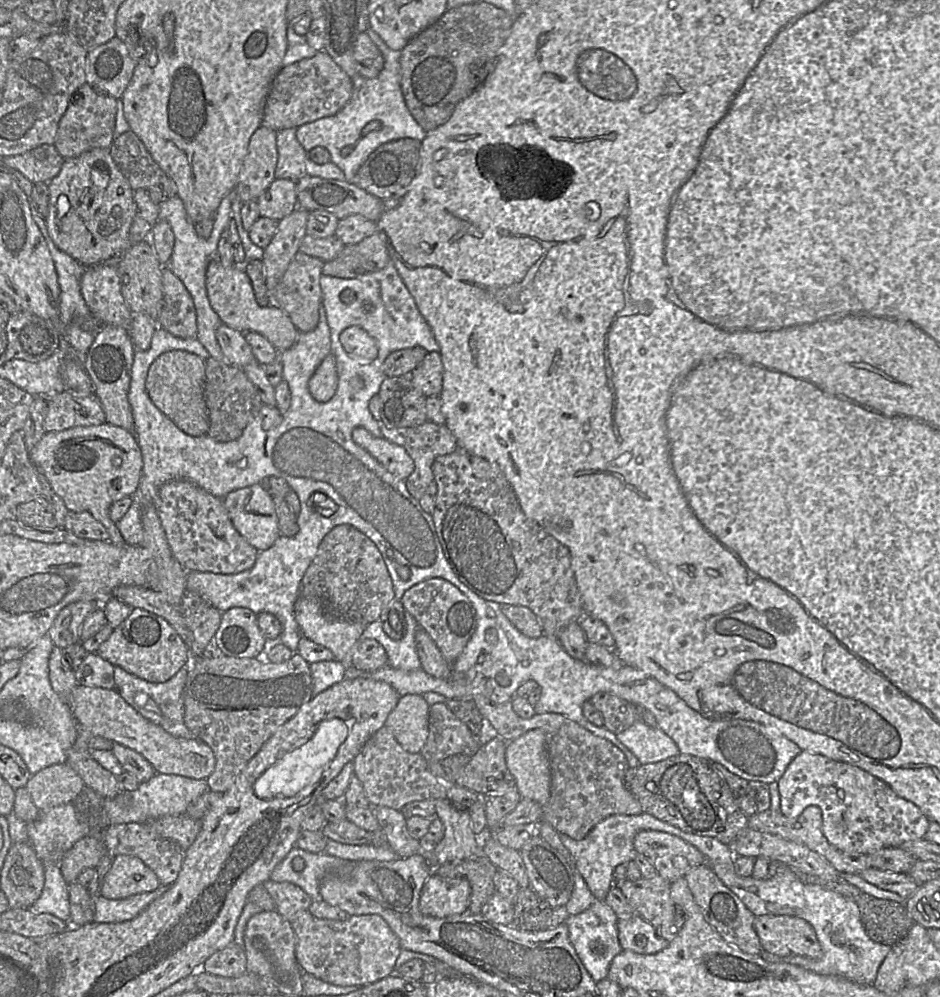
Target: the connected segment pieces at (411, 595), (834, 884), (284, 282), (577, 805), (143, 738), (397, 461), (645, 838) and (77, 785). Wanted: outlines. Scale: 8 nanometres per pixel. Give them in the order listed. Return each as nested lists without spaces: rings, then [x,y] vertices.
[[[431,578],[409,588],[401,600],[404,608],[433,639],[445,661],[452,666],[477,629],[477,615],[470,600],[452,583]]]
[[[797,870],[795,871],[803,882],[808,884],[817,884],[825,889],[835,891],[843,895],[844,897],[848,898],[849,900],[855,902],[856,904],[858,904],[864,913],[863,923],[866,933],[872,940],[876,942],[887,944],[893,947],[894,945],[901,942],[907,937],[910,929],[915,924],[915,921],[912,919],[912,917],[908,912],[907,900],[903,899],[895,892],[892,891],[890,892],[888,890],[881,889],[876,885],[871,884],[879,891],[895,894],[900,899],[900,901],[879,899],[874,896],[871,896],[861,891],[856,886],[850,884],[846,880],[844,880],[841,875],[819,877],[804,872],[800,872]]]
[[[297,252],[274,290],[274,303],[290,317],[300,332],[312,331],[319,323],[320,307],[322,306],[320,278],[324,263],[319,258]]]
[[[481,694],[473,695],[472,699],[487,722],[487,732],[490,731],[491,734],[498,735],[507,742],[530,730],[540,729],[544,732],[551,769],[551,794],[547,804],[543,807],[542,820],[550,823],[558,833],[579,840],[584,838],[600,820],[609,815],[643,813],[640,802],[625,785],[625,774],[630,768],[627,758],[612,742],[594,735],[562,714],[546,712],[535,714],[531,718],[521,718],[513,710],[511,700],[496,703]]]
[[[77,685],[70,693],[67,704],[78,726],[78,737],[73,746],[78,751],[89,750],[88,744],[92,737],[102,737],[142,755],[156,774],[206,780],[215,769],[215,755],[208,745],[195,737],[184,739],[170,735],[139,714],[116,689]]]
[[[356,427],[351,435],[353,441],[368,451],[380,464],[399,479],[406,480],[414,470],[414,461],[400,445],[384,437],[373,436],[362,427]]]
[[[642,830],[634,838],[636,853],[644,855],[659,875],[670,884],[692,868],[707,864],[706,857],[692,844],[665,832]]]
[[[67,761],[31,775],[25,789],[40,812],[72,803],[84,787],[83,780]]]

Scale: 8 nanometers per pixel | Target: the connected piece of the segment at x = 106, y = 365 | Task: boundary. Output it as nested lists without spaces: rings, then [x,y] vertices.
[[[104,325],[95,334],[95,339],[84,359],[85,370],[93,382],[94,394],[102,404],[106,422],[130,432],[133,432],[134,419],[128,394],[136,351],[128,329]]]

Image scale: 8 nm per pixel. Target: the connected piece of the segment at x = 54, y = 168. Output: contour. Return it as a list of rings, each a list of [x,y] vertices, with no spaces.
[[[54,144],[42,145],[26,153],[1,159],[5,167],[18,171],[33,184],[48,184],[59,174],[65,160]]]

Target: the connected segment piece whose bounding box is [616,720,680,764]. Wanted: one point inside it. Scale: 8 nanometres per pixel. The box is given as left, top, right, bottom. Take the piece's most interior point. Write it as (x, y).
(649, 744)

